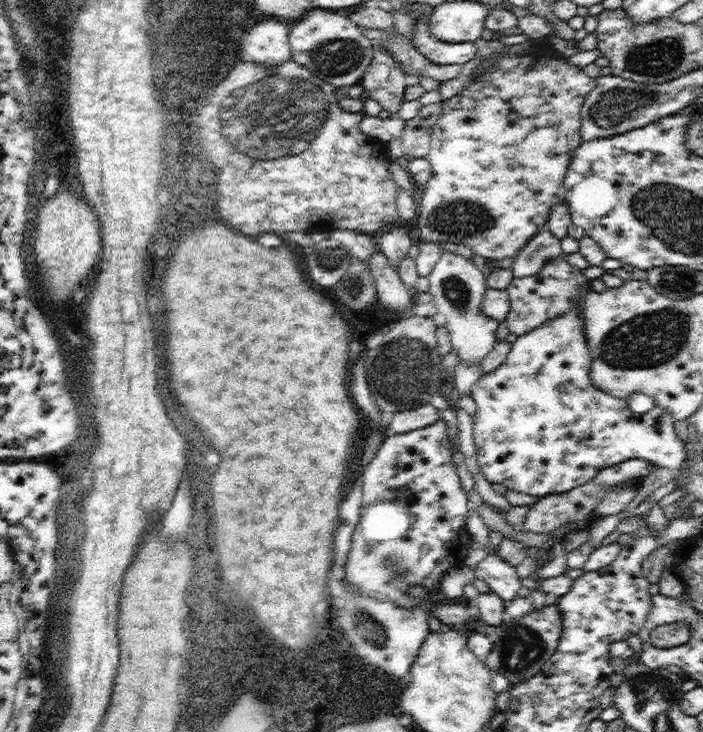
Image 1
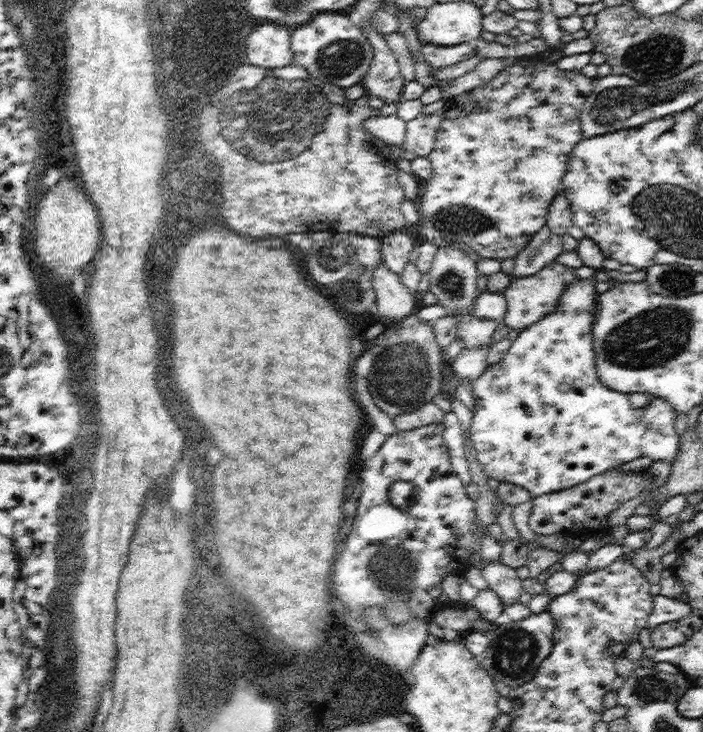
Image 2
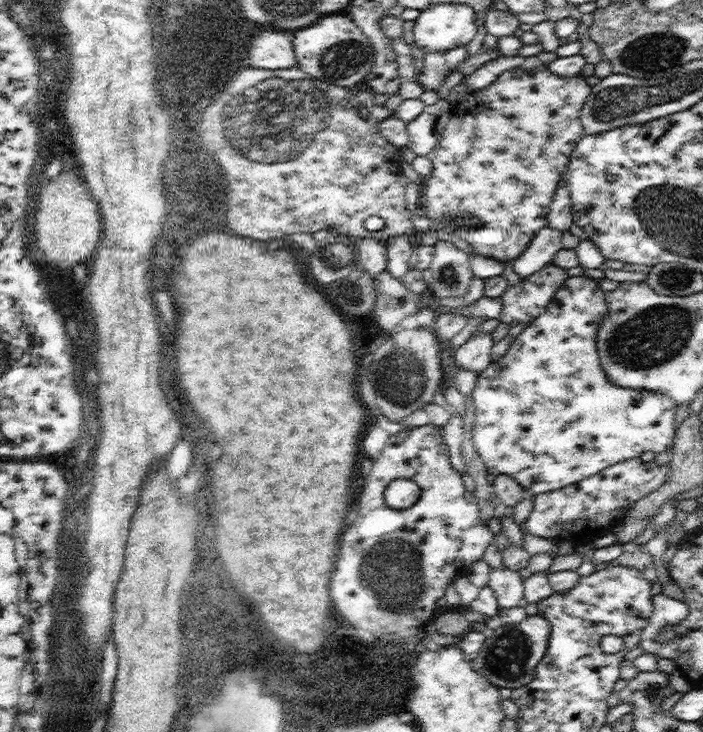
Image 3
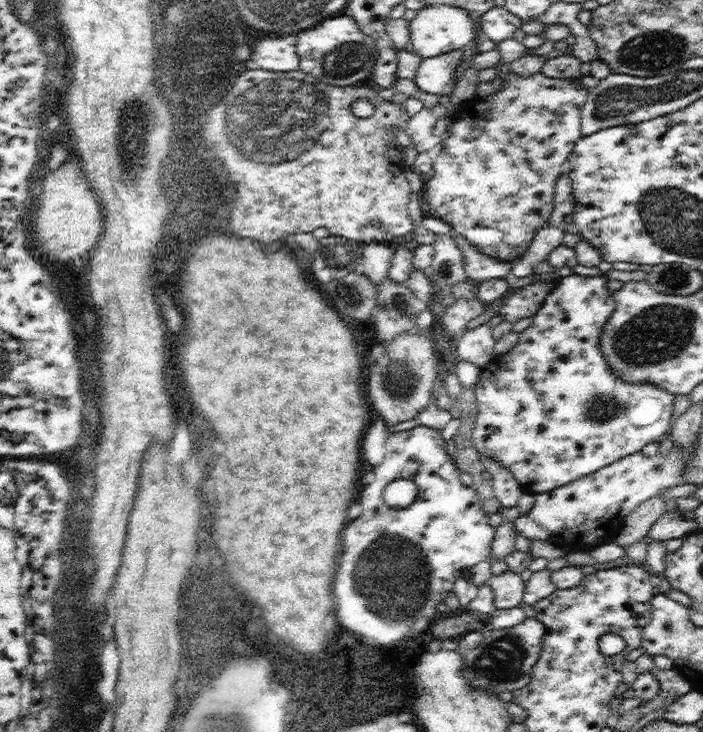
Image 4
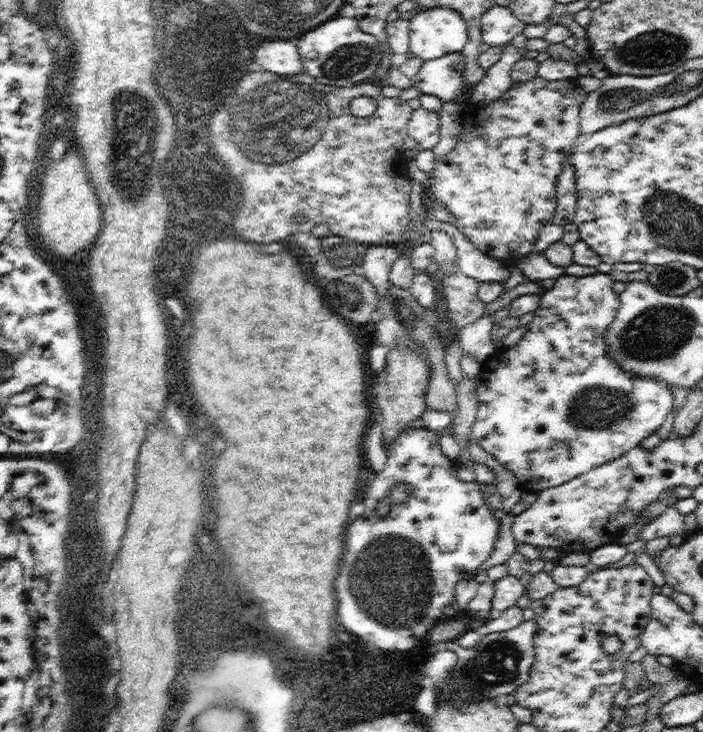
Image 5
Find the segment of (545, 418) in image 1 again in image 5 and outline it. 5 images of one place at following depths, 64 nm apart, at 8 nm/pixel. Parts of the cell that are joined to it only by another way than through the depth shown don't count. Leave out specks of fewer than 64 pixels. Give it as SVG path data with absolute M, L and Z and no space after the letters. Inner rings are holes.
M591 274L591 276L559 276L555 280L555 284L543 292L543 296L539 298L539 308L533 312L533 320L529 324L529 330L523 334L523 338L511 348L511 350L497 350L481 364L481 372L479 372L479 384L477 384L477 414L475 414L475 424L471 426L471 434L477 438L477 444L483 452L487 452L493 460L497 460L503 468L507 468L519 482L519 490L523 494L539 494L545 488L555 488L561 486L585 472L593 472L593 468L599 468L601 464L609 464L609 460L617 460L619 456L625 456L625 452L629 452L631 448L639 448L645 446L645 440L649 434L655 434L667 412L671 410L671 388L667 384L663 384L663 380L655 380L655 378L639 378L633 376L629 372L623 372L623 368L619 368L619 364L615 364L607 352L605 346L605 332L611 326L611 322L615 320L615 314L619 310L619 294L613 292L611 288L613 280L609 274Z

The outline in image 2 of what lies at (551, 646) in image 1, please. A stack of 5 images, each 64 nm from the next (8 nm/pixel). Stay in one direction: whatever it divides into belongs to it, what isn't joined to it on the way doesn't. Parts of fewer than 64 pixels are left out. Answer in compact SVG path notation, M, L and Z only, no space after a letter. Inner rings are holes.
M549 610L541 614L529 614L525 620L517 620L517 622L503 614L493 624L489 624L479 616L477 620L473 620L471 628L485 632L489 640L485 654L479 658L479 666L493 678L493 682L503 682L511 690L521 686L523 682L533 680L539 664L551 654L551 648L553 648L555 622Z

